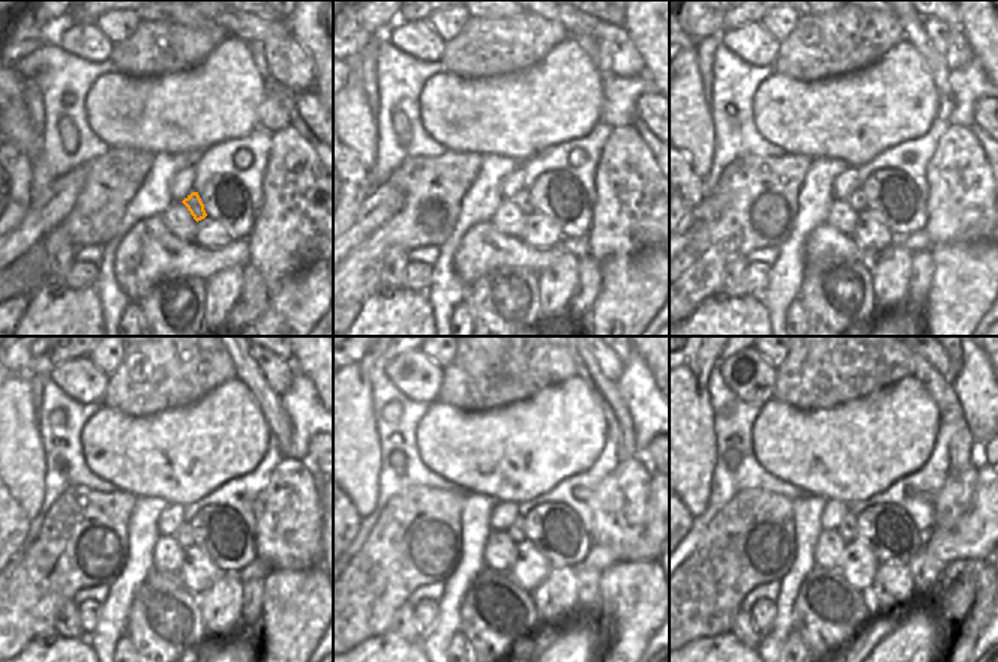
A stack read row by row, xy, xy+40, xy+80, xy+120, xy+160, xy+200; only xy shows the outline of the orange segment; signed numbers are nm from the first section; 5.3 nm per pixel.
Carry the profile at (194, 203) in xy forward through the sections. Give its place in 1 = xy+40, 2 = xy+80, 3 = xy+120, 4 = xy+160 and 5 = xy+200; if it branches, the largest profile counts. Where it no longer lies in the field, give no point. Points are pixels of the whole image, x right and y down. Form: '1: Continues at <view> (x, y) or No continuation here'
1: Continues at xy+40 (524, 201)
2: Continues at xy+80 (857, 200)
3: Continues at xy+120 (185, 538)
4: Continues at xy+160 (517, 532)
5: Continues at xy+200 (848, 532)

